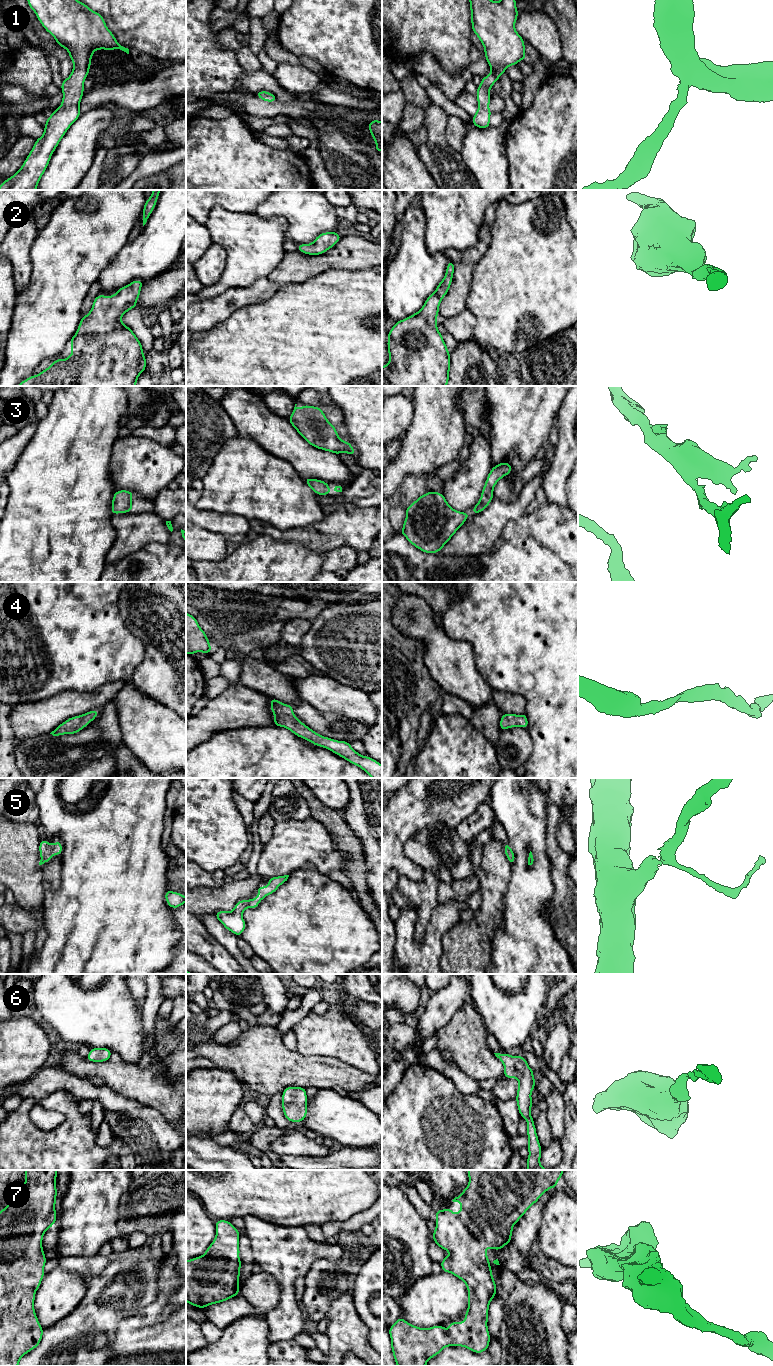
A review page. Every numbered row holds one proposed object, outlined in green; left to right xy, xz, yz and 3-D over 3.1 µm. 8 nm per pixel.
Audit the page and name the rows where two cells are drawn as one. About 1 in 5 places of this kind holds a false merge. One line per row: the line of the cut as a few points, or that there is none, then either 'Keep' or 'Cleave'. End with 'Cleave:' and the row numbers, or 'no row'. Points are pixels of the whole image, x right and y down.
1: No split. Keep
2: No split. Keep
3: No split. Keep
4: No split. Keep
5: No split. Keep
6: No split. Keep
7: No split. Keep
Cleave: no row

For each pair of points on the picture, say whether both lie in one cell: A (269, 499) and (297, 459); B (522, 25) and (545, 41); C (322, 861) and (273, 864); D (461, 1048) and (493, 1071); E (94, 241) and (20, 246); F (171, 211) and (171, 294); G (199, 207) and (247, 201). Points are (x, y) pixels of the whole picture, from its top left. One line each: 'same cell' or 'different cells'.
A: different cells
B: same cell
C: same cell
D: same cell
E: different cells
F: different cells
G: same cell

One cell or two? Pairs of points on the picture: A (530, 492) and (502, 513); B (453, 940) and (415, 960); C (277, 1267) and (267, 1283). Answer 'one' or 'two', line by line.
A: one
B: two
C: two

